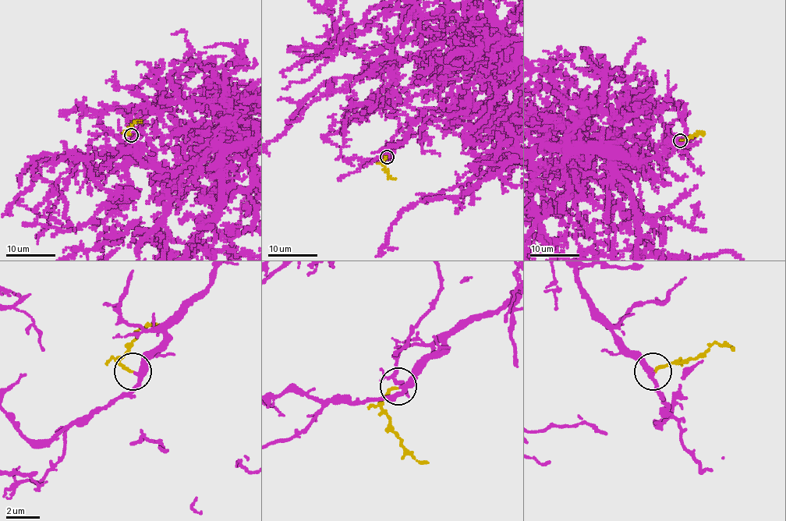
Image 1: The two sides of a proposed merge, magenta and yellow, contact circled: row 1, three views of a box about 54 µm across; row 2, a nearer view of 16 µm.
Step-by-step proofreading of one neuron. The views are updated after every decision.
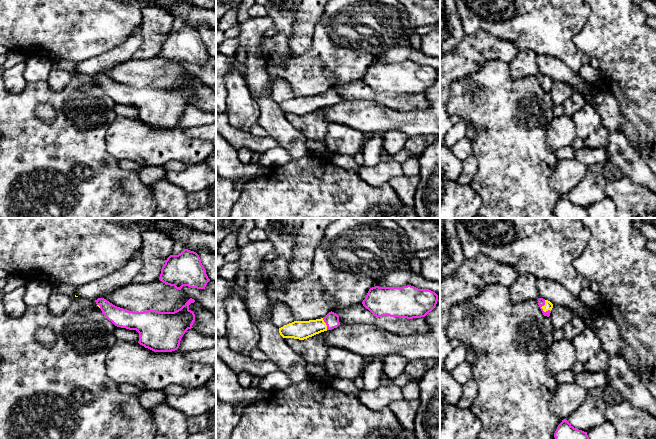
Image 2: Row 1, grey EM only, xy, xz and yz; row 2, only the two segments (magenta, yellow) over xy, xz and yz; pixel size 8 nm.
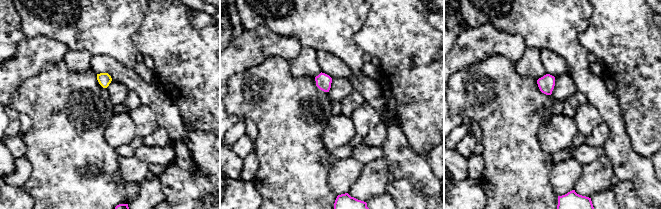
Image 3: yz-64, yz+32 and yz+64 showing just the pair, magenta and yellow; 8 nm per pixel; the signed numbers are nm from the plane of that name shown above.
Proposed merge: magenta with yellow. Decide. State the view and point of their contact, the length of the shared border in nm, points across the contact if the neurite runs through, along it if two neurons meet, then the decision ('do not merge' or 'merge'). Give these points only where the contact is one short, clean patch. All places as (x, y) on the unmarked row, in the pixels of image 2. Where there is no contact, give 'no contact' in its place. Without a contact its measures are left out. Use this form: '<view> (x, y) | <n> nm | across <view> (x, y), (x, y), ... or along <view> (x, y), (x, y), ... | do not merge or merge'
yz (542, 85) | 110 nm | across yz (541, 78), (542, 85), (548, 81) | merge

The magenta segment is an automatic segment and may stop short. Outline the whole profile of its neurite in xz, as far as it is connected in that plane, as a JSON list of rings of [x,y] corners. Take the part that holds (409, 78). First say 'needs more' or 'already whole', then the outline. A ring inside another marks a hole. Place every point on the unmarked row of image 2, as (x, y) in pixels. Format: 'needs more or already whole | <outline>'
already whole | [[[379,63],[369,65],[363,82],[374,92],[399,94],[421,94],[431,88],[437,80],[438,71],[429,65],[403,63]]]

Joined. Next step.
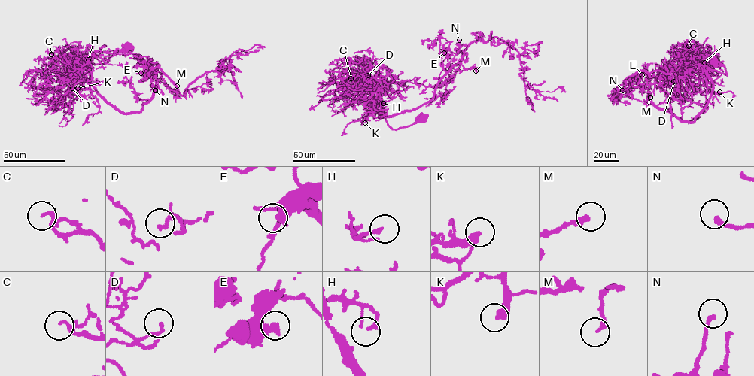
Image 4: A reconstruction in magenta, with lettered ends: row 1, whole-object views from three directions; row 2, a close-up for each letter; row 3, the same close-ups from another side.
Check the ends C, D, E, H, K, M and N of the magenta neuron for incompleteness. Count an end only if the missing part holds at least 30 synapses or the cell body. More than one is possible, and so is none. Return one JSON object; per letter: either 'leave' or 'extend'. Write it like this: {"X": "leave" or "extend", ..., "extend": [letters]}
{"C": "leave", "D": "leave", "E": "leave", "H": "leave", "K": "leave", "M": "leave", "N": "leave", "extend": []}

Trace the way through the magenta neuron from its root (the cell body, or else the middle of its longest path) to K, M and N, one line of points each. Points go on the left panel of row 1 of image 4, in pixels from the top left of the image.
K: (130, 49), (116, 52), (106, 62), (96, 65), (88, 62), (82, 66), (81, 72), (89, 88), (77, 88)
M: (130, 49), (89, 65), (91, 83), (105, 101), (125, 113), (138, 112), (157, 82), (171, 89), (177, 86)
N: (130, 49), (89, 65), (92, 86), (129, 113), (139, 112), (152, 97), (158, 65), (153, 69), (155, 90)

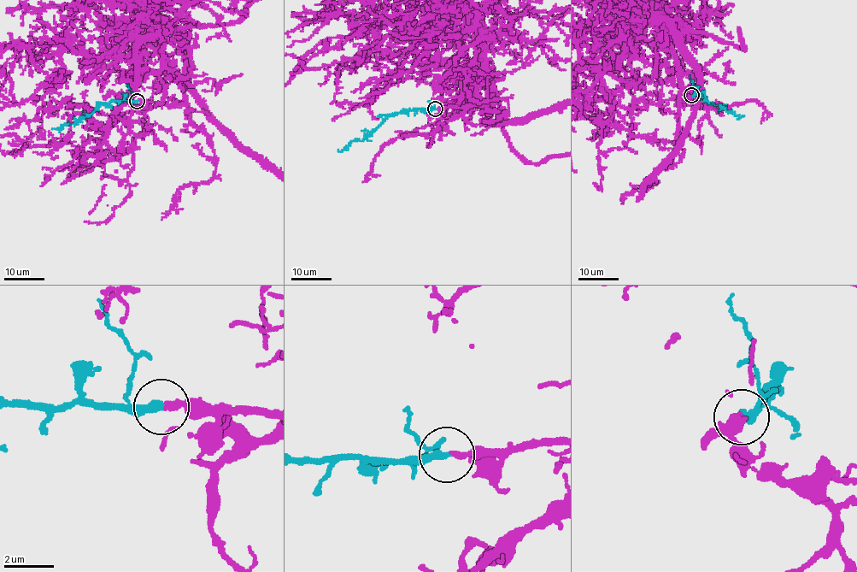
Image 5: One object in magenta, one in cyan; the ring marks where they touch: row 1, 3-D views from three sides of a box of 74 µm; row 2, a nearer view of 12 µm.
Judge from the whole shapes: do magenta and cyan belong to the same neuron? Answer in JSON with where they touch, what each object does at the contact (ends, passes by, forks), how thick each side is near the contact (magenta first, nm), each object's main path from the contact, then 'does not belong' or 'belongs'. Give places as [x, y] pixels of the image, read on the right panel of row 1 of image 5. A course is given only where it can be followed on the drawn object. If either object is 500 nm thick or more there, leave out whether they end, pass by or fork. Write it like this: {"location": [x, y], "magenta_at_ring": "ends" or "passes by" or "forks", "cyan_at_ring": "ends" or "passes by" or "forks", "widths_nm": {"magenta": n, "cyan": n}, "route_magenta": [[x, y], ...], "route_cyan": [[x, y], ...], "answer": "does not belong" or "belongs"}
{"location": [691, 95], "magenta_at_ring": "ends", "cyan_at_ring": "ends", "widths_nm": {"magenta": 240, "cyan": 320}, "route_cyan": [[691, 96], [695, 91], [701, 91], [703, 98], [736, 114], [742, 114]], "answer": "belongs"}

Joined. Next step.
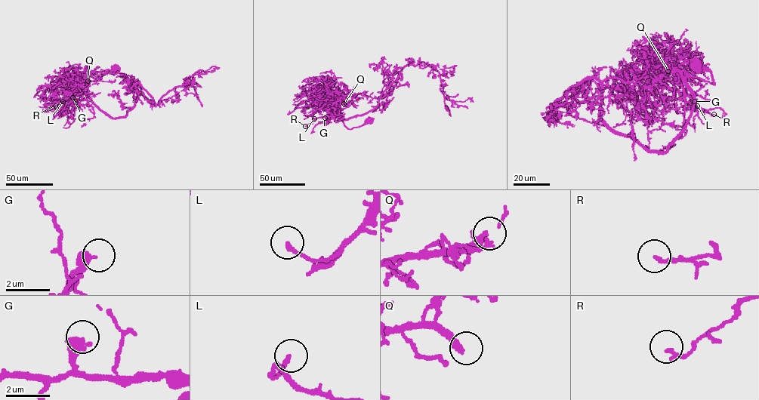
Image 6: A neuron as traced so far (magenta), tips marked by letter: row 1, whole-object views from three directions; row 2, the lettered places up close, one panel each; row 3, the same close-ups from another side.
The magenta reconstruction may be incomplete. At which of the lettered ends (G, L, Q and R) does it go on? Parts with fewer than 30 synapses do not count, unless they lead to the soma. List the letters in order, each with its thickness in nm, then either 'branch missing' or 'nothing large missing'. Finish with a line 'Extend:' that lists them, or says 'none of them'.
G: 400 nm | nothing large missing
L: 180 nm | nothing large missing
Q: 340 nm | branch missing
R: 180 nm | nothing large missing
Extend: Q

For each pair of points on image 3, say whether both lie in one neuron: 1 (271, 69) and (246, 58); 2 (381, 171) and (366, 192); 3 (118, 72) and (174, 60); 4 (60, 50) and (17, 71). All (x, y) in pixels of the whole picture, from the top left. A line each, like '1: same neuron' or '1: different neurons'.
1: different neurons
2: same neuron
3: different neurons
4: same neuron

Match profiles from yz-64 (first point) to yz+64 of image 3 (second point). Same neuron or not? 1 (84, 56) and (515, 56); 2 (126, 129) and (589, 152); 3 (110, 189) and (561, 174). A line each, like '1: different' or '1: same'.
1: different
2: different
3: different

